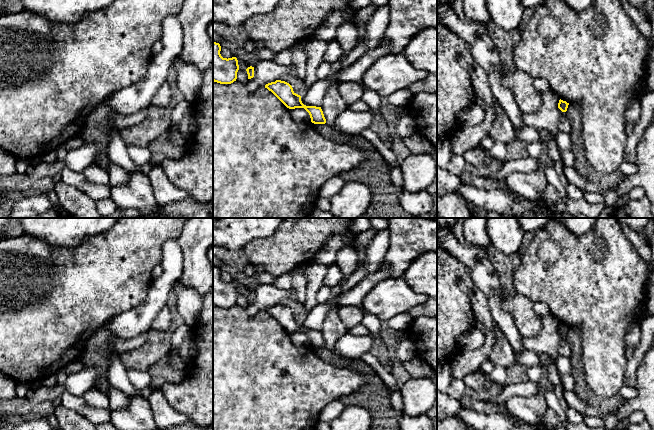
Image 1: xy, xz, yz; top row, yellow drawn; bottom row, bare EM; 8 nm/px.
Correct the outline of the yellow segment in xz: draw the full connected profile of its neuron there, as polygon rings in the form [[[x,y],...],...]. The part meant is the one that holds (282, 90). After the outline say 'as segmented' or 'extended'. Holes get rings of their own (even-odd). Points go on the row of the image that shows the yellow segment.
[[[276,80],[275,82],[266,84],[265,88],[271,91],[287,108],[304,108],[309,113],[312,123],[326,123],[321,107],[304,105],[301,101],[301,96],[293,91],[293,88],[289,83]]] | as segmented

